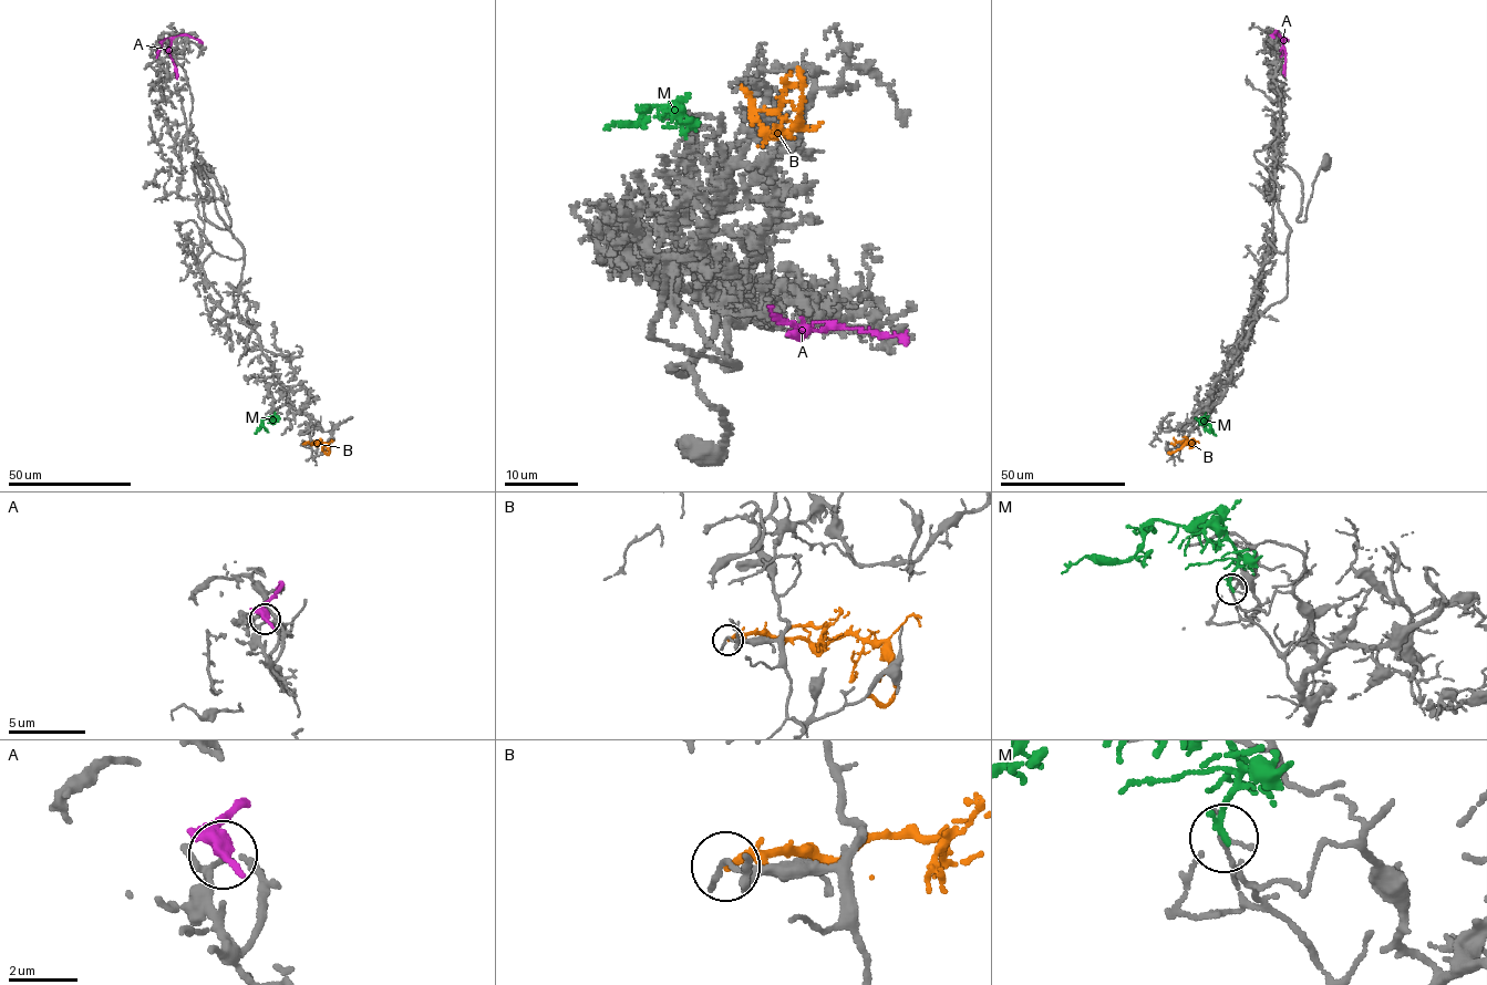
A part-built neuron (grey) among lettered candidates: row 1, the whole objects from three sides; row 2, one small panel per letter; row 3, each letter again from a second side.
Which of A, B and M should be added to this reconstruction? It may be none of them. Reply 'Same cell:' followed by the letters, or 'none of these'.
Same cell: none of these

